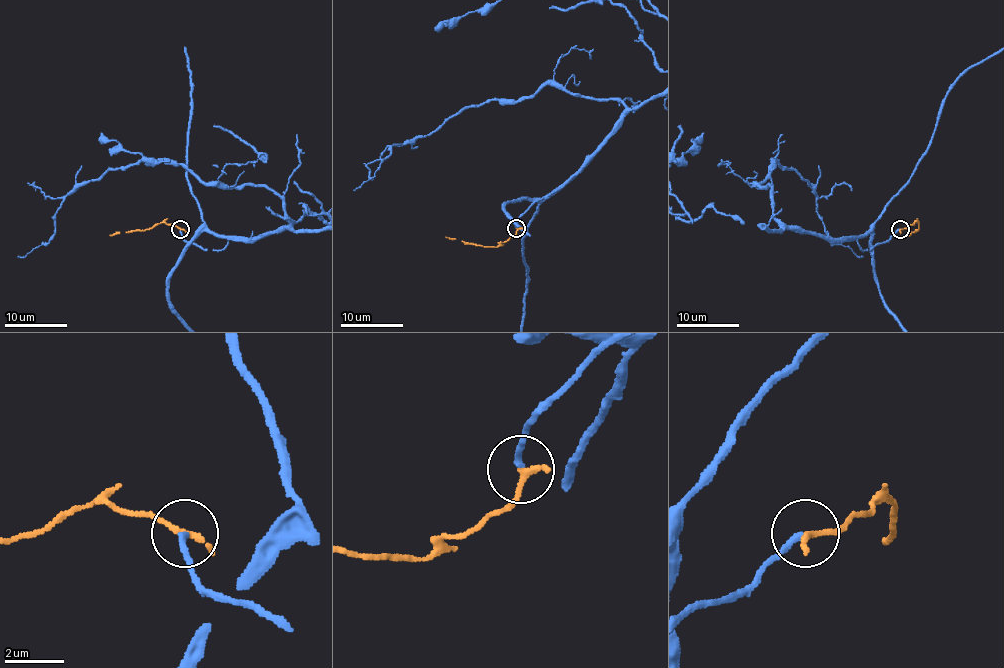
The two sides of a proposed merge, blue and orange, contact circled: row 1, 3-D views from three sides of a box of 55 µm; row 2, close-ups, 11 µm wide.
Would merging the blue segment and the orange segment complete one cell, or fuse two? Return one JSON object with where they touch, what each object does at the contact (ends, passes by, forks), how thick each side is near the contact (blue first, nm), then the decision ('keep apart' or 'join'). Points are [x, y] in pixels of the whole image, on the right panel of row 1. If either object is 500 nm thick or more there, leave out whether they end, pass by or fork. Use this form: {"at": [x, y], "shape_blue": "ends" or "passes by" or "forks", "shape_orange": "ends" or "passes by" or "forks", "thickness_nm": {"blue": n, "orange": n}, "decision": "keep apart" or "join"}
{"at": [900, 229], "shape_blue": "ends", "shape_orange": "ends", "thickness_nm": {"blue": 220, "orange": 240}, "decision": "join"}

